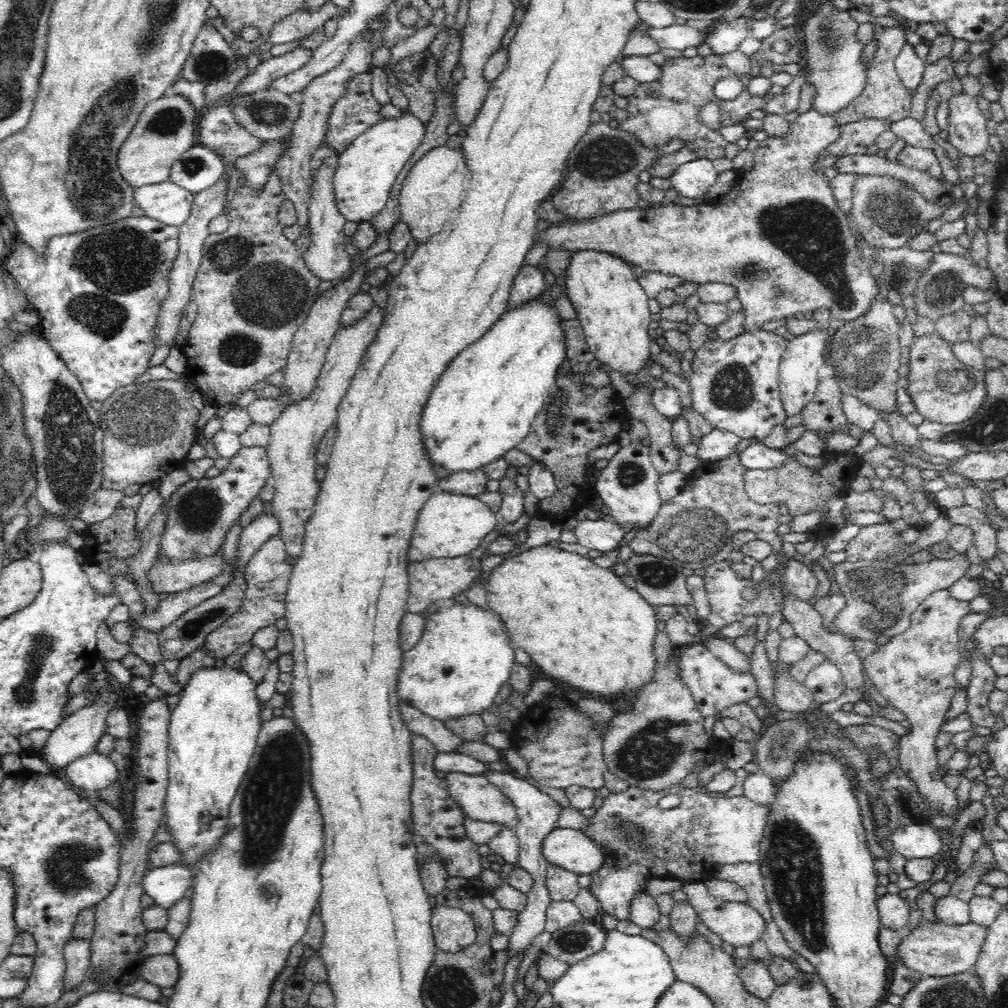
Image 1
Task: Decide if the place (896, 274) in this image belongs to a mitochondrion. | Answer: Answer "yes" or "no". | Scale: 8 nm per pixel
yes

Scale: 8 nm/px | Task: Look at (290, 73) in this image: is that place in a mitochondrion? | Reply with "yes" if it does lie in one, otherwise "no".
no

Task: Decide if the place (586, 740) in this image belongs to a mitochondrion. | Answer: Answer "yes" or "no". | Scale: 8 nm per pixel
yes

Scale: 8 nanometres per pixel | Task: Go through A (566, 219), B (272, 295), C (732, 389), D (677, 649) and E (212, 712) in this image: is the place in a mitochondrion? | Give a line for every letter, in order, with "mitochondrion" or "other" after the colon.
A: other
B: mitochondrion
C: mitochondrion
D: other
E: other

